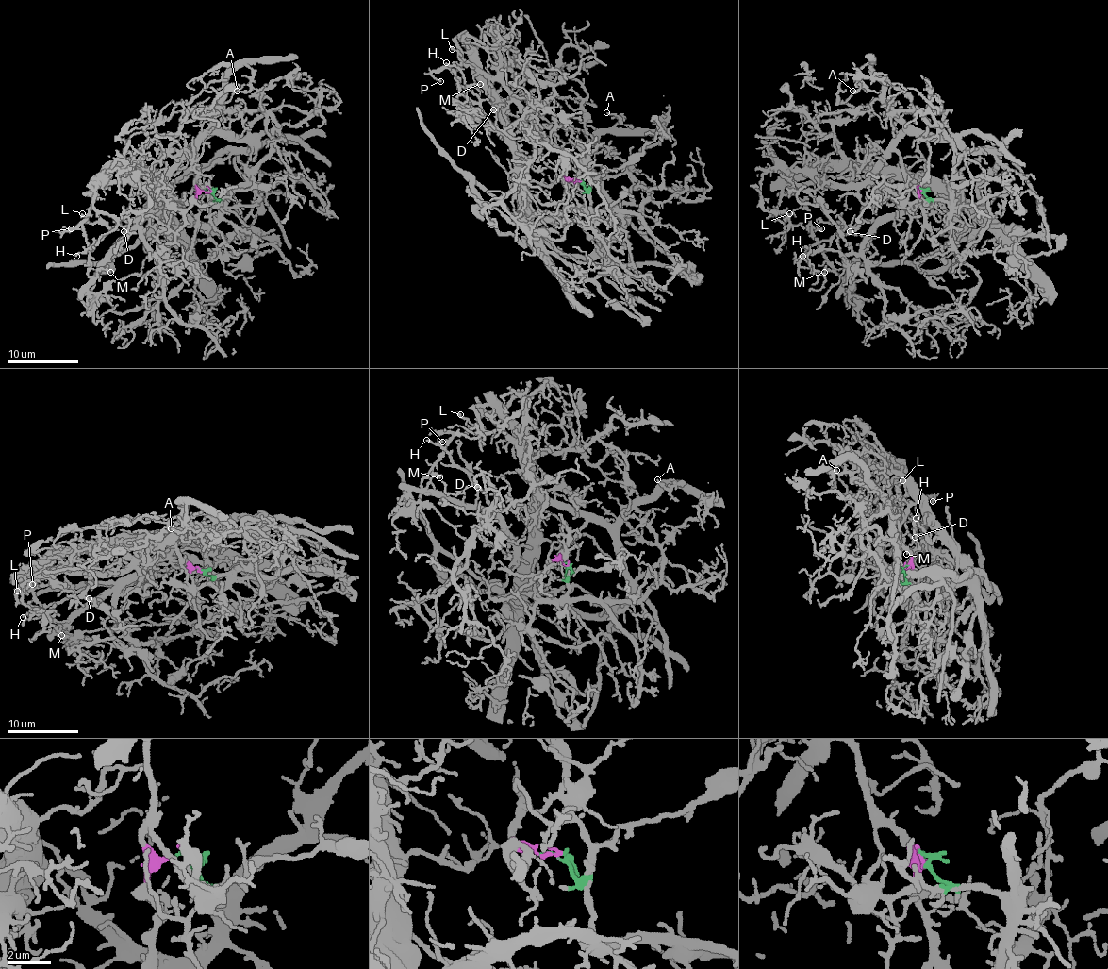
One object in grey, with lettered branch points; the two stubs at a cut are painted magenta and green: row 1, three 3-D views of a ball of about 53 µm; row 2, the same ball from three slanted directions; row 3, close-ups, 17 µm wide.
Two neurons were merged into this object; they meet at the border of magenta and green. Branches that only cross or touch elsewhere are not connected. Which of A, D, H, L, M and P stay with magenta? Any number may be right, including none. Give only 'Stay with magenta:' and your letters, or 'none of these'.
Stay with magenta: A, L, P

